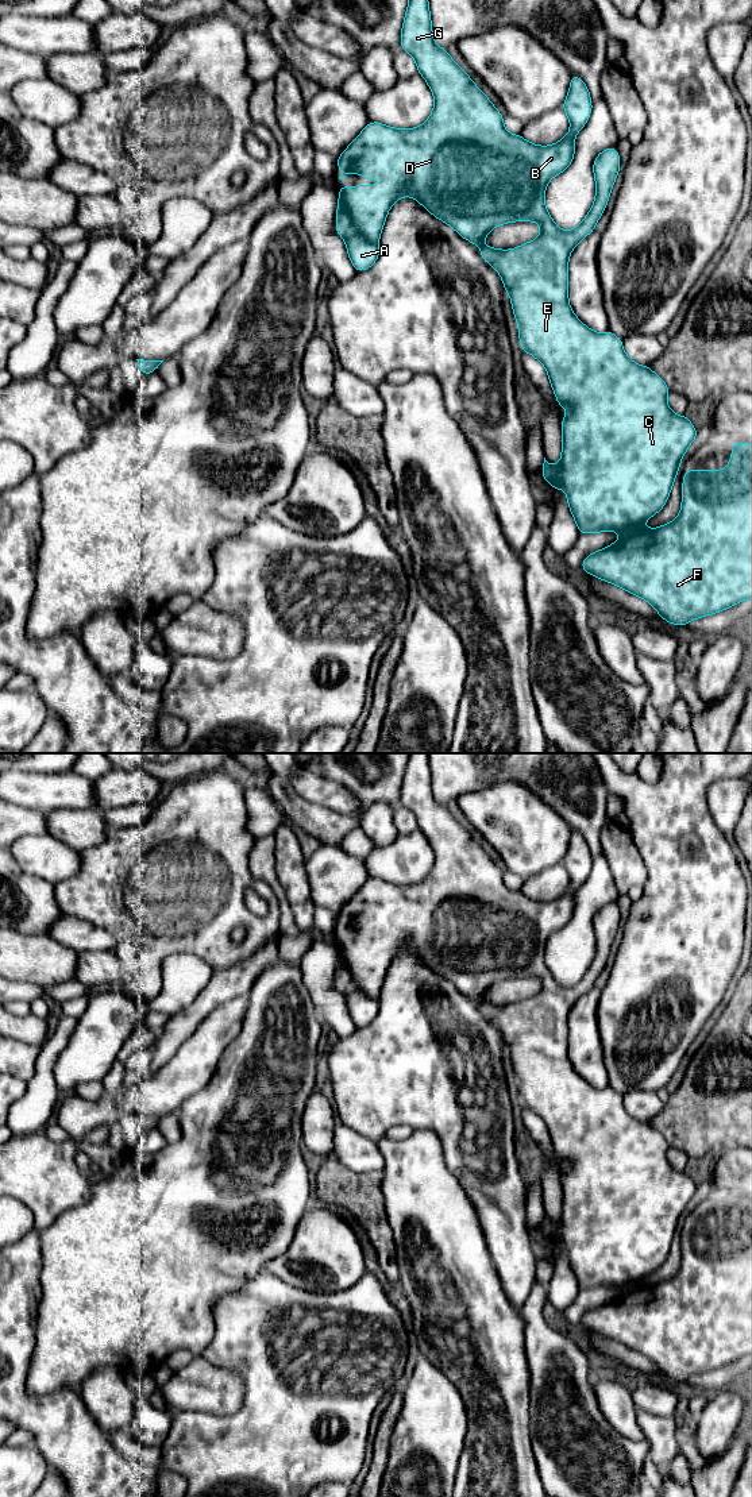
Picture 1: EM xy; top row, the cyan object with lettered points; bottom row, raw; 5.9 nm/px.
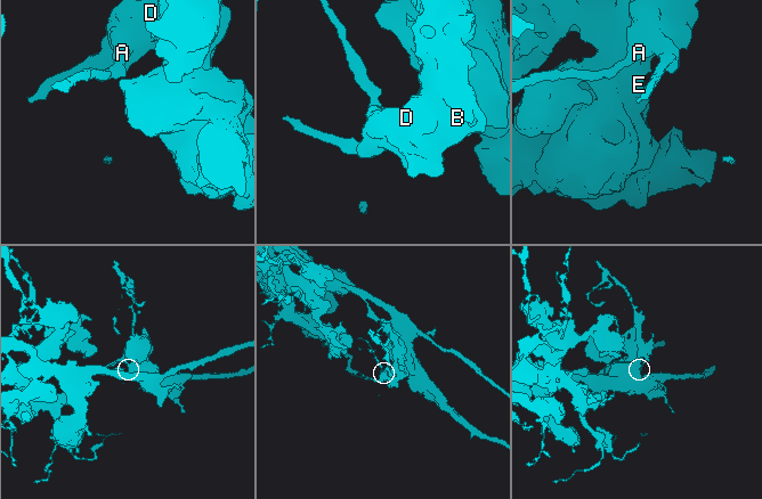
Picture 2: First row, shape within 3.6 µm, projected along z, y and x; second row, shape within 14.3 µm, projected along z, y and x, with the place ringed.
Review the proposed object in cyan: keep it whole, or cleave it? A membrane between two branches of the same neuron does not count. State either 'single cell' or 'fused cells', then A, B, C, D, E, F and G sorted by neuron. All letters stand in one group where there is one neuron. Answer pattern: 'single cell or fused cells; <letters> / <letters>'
fused cells; A / B C D E F G

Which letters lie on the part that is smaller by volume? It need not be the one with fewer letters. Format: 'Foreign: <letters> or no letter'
Foreign: A

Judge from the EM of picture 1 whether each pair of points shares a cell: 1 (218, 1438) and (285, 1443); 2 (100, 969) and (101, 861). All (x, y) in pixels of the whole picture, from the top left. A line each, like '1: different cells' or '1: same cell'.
1: same cell
2: different cells

